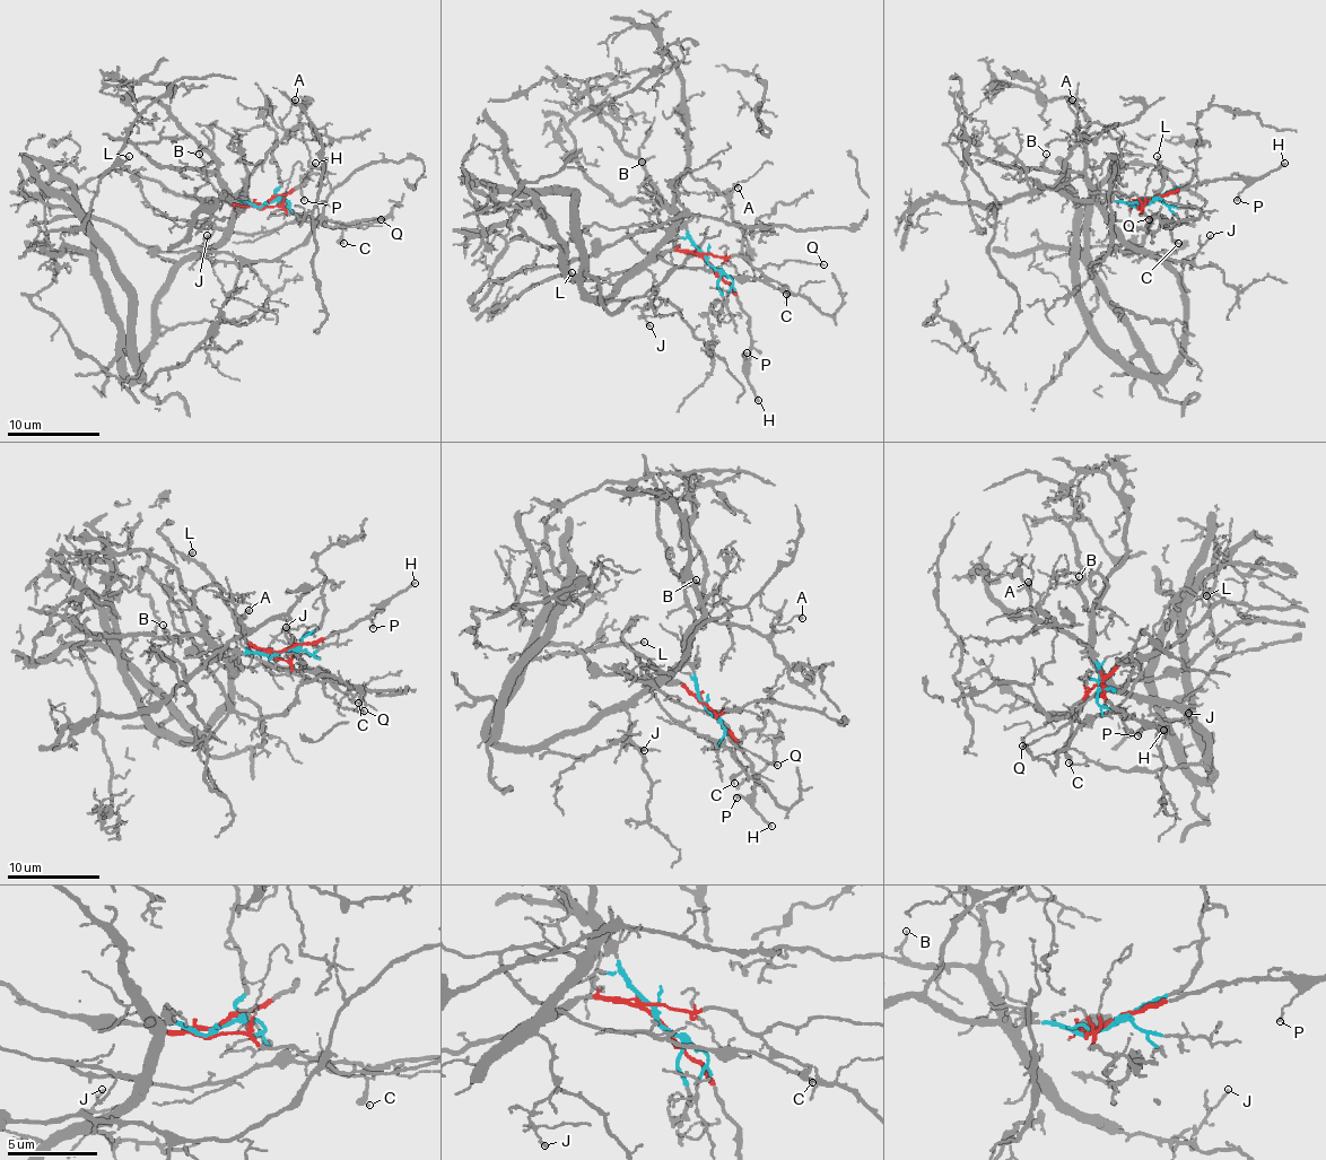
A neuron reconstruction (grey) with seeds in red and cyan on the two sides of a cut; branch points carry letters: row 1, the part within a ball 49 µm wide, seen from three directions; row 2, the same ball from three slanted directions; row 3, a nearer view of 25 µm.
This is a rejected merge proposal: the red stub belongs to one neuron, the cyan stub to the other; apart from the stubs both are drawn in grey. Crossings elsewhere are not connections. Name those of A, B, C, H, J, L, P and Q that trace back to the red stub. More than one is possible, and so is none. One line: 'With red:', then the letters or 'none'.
With red: C, H, L, P, Q

